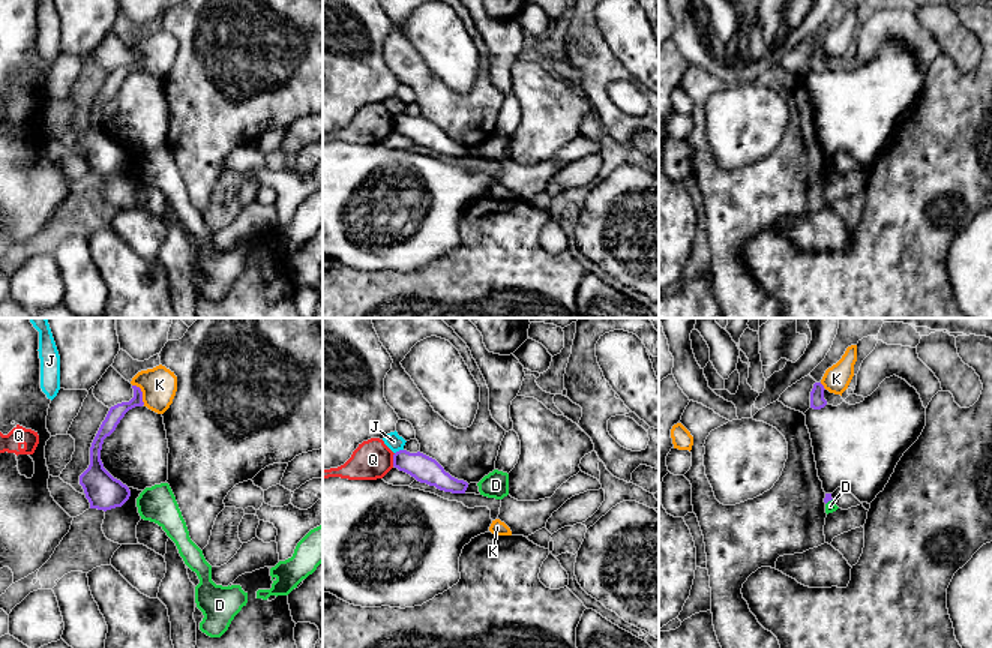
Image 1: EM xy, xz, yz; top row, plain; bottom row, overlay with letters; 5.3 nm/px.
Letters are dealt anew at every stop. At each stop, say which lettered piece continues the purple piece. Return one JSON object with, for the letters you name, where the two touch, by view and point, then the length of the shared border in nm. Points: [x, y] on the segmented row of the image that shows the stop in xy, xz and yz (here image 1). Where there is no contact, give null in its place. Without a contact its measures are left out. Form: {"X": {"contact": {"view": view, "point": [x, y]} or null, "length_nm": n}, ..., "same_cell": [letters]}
{"same_cell": []}

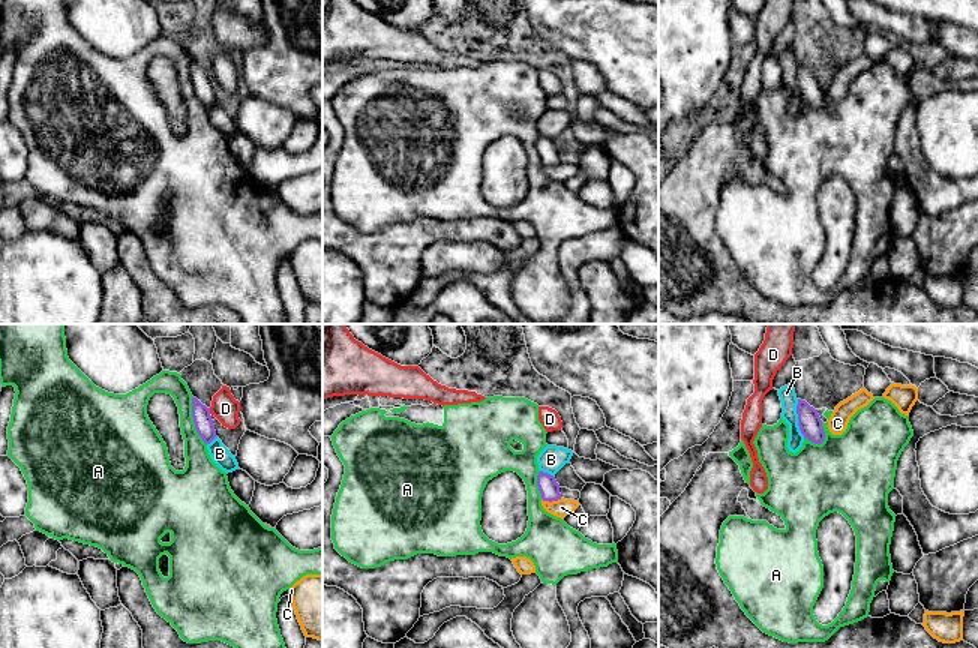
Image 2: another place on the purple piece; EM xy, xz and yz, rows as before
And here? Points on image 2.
{"same_cell": []}

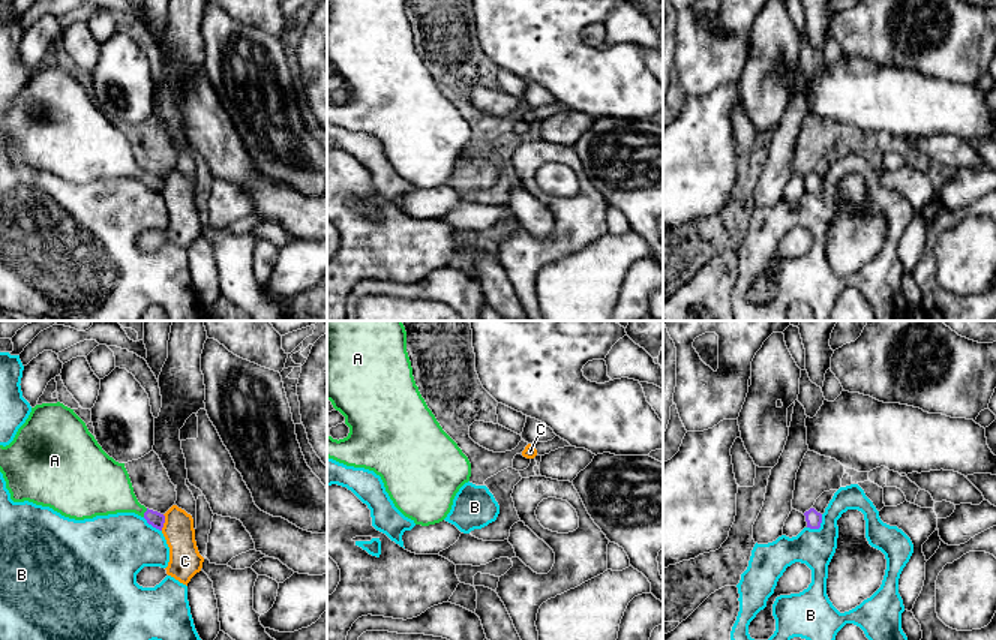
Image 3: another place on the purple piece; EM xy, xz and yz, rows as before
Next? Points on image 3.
{"A": {"contact": {"view": "xy", "point": [144, 513]}, "length_nm": 50}, "same_cell": ["A"]}

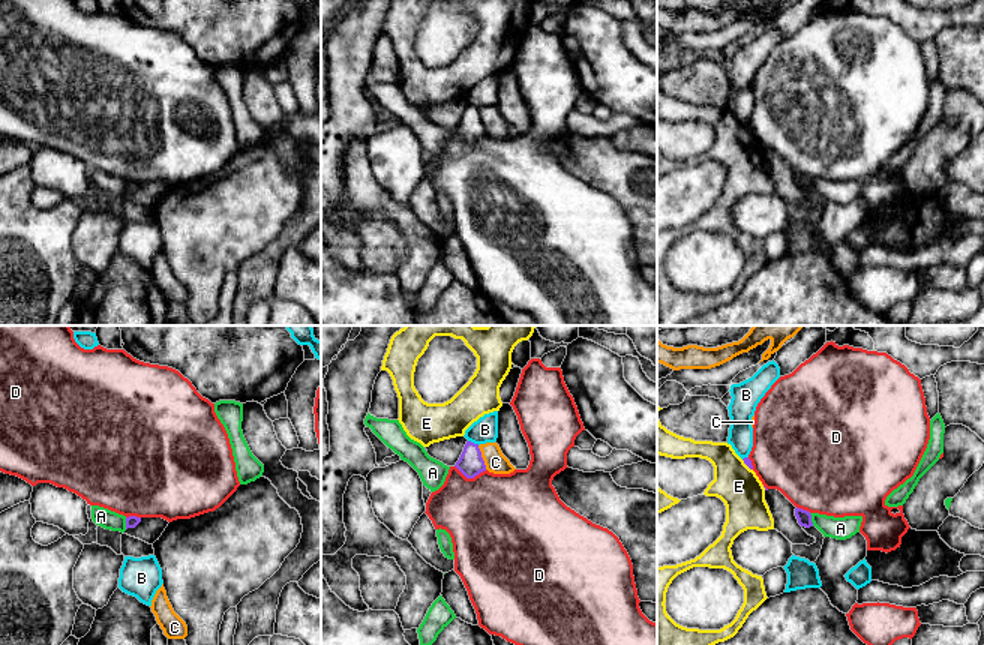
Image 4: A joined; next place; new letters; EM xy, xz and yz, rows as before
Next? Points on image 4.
{"same_cell": []}

